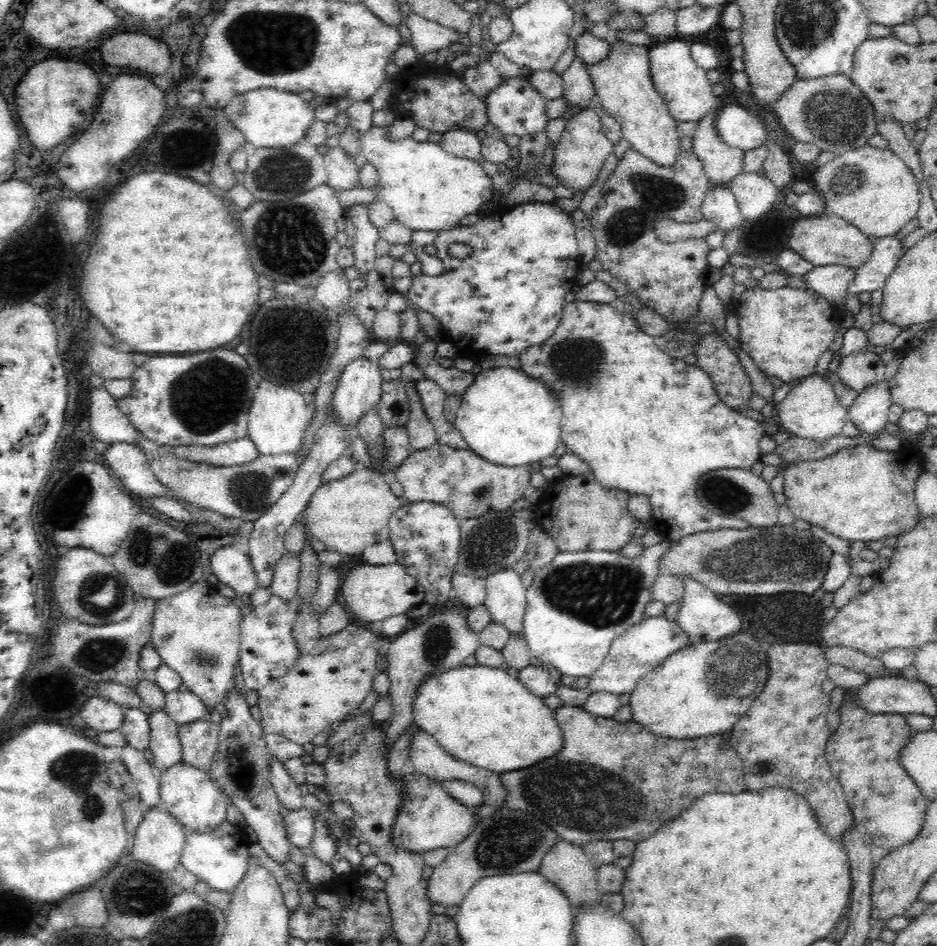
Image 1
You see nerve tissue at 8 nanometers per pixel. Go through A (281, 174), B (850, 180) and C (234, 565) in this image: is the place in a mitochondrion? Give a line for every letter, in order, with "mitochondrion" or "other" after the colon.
A: mitochondrion
B: mitochondrion
C: other

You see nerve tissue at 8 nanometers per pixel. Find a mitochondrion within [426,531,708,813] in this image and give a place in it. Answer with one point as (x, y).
(603, 591)

